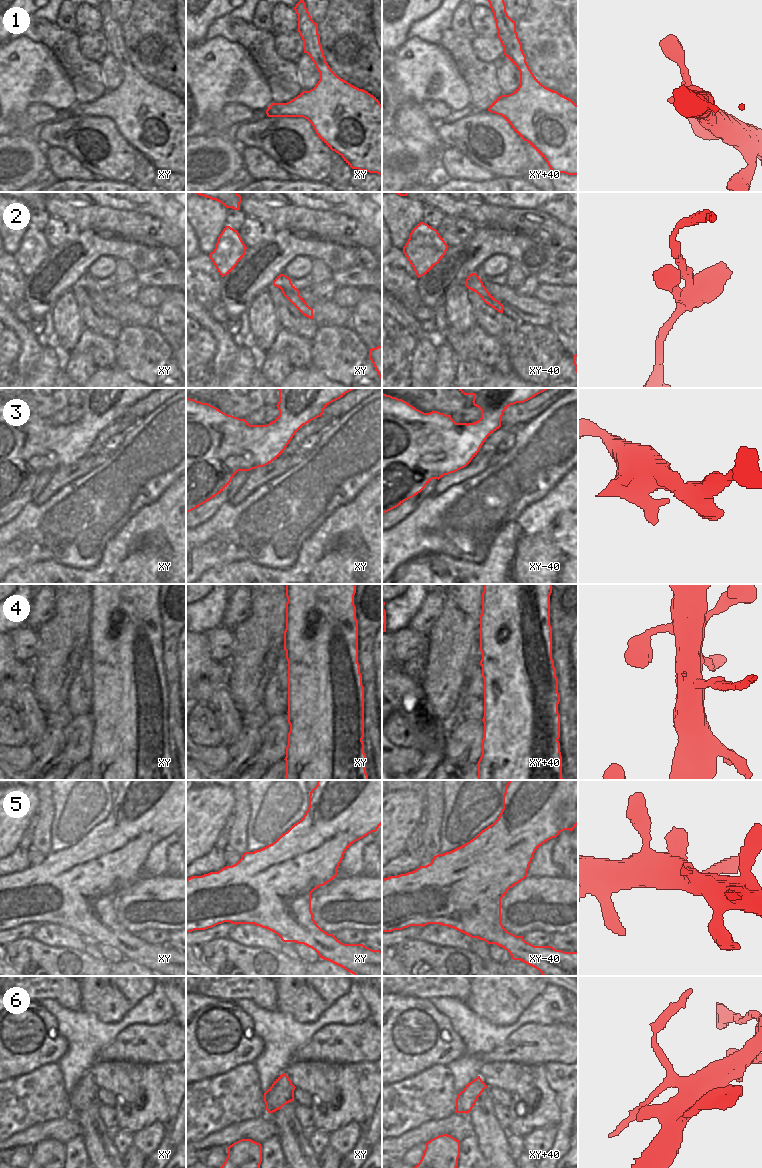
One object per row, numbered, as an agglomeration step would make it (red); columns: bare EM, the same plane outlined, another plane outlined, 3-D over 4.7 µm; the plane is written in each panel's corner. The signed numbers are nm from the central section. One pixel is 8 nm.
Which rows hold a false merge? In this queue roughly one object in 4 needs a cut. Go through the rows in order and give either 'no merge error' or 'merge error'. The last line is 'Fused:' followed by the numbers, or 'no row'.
1: no merge error
2: no merge error
3: no merge error
4: merge error
5: no merge error
6: merge error
Fused: 4, 6

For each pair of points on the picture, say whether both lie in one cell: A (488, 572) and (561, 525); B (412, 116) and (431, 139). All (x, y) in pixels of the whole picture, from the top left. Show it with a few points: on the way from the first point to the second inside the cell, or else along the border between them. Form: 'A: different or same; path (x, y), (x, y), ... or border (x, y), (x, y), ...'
A: same; path (508, 552), (514, 546), (517, 537), (541, 537)
B: same; path (414, 122), (425, 133)

